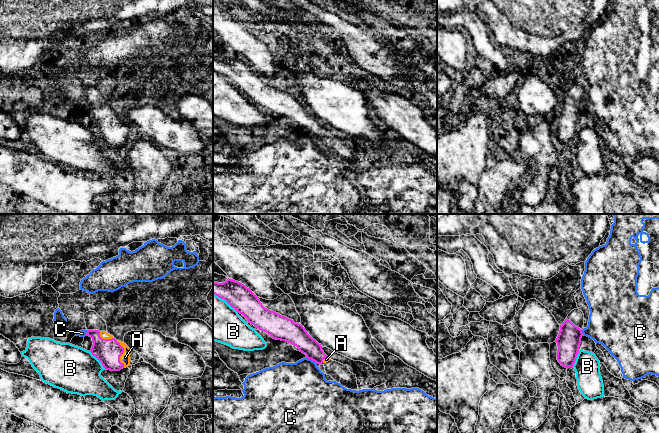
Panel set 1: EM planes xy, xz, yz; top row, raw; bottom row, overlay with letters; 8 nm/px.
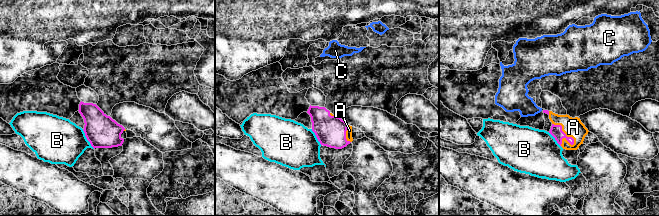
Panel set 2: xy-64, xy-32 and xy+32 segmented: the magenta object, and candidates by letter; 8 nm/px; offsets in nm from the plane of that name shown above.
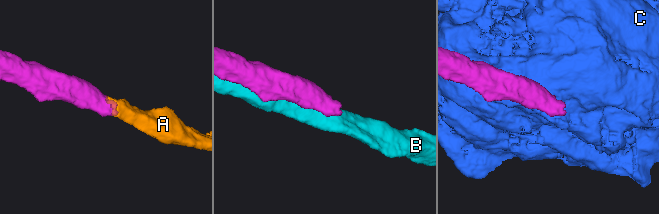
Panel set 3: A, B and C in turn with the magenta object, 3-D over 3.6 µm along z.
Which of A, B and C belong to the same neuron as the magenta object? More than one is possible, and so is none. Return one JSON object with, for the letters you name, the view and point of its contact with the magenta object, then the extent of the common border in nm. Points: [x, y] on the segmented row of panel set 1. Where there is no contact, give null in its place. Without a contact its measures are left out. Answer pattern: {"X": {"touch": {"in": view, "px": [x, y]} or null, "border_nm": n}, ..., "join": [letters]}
{"A": {"touch": {"in": "xy", "px": [122, 353]}, "border_nm": 240}, "join": ["A"]}

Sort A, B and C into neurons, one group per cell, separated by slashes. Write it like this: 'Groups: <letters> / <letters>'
Groups: A / B / C

